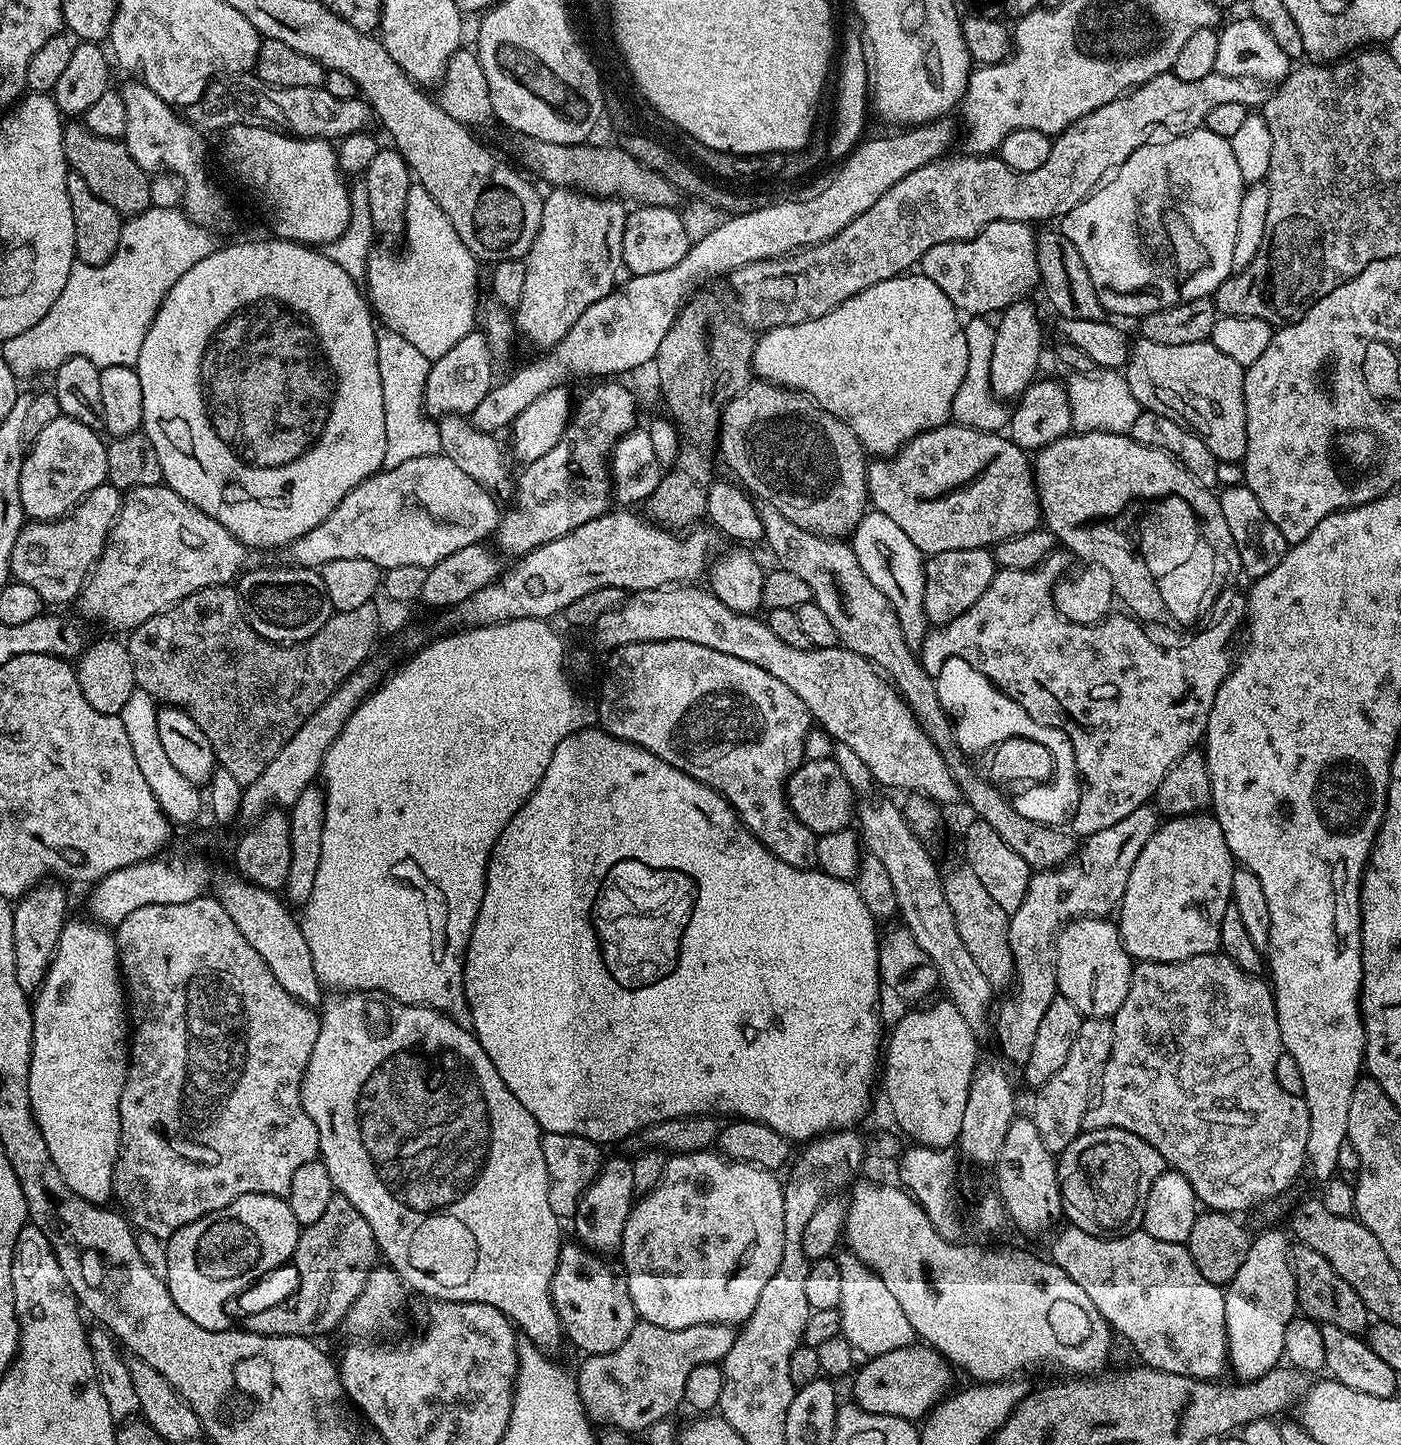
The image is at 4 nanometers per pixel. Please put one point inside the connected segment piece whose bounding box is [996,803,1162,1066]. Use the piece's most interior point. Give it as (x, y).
(1090, 885)

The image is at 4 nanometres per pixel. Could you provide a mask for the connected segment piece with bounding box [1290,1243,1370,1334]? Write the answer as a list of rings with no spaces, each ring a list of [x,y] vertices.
[[[1297,1243],[1291,1249],[1290,1259],[1296,1279],[1296,1303],[1303,1315],[1321,1326],[1338,1326],[1338,1330],[1353,1334],[1363,1333],[1369,1327],[1370,1317],[1362,1298],[1354,1294],[1354,1286],[1350,1286],[1346,1278],[1336,1273],[1334,1266],[1330,1266],[1330,1262],[1326,1262],[1326,1258],[1318,1254],[1318,1250],[1310,1250],[1310,1246]]]

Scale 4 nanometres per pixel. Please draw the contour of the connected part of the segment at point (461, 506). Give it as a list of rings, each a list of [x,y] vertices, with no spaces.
[[[437,454],[410,458],[410,462],[384,468],[354,486],[354,490],[350,490],[350,494],[338,502],[333,512],[318,526],[314,526],[314,530],[287,545],[287,563],[298,568],[319,570],[326,562],[334,562],[338,558],[366,558],[382,570],[394,566],[422,566],[429,569],[442,562],[442,558],[454,554],[454,550],[462,550],[462,546],[487,541],[500,527],[502,508],[496,502],[497,497],[491,491],[470,478],[447,456]]]

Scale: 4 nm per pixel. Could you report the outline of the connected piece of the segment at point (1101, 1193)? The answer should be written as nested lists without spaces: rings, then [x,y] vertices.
[[[1099,1128],[1098,1130],[1081,1131],[1080,1135],[1074,1138],[1074,1142],[1070,1142],[1070,1146],[1066,1146],[1066,1150],[1059,1153],[1056,1165],[1056,1173],[1058,1174],[1058,1182],[1060,1183],[1060,1197],[1064,1203],[1063,1219],[1071,1227],[1078,1230],[1086,1230],[1086,1234],[1090,1234],[1091,1236],[1124,1236],[1128,1232],[1135,1232],[1144,1223],[1144,1207],[1146,1206],[1146,1198],[1150,1194],[1150,1186],[1154,1186],[1154,1182],[1165,1170],[1166,1165],[1162,1154],[1158,1154],[1158,1150],[1154,1150],[1154,1146],[1150,1146],[1150,1142],[1142,1142],[1142,1138],[1138,1138],[1126,1130]]]

